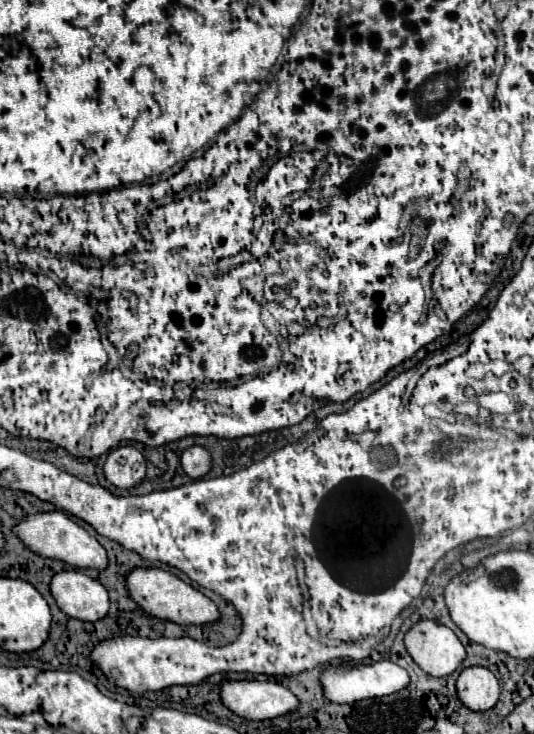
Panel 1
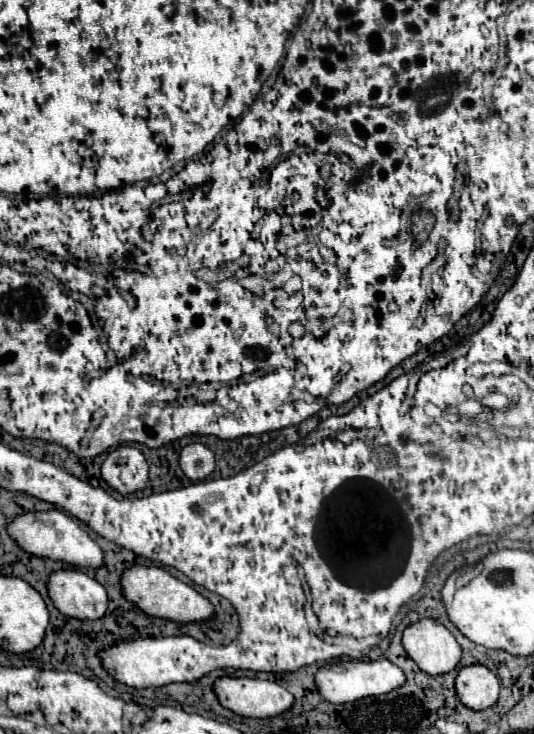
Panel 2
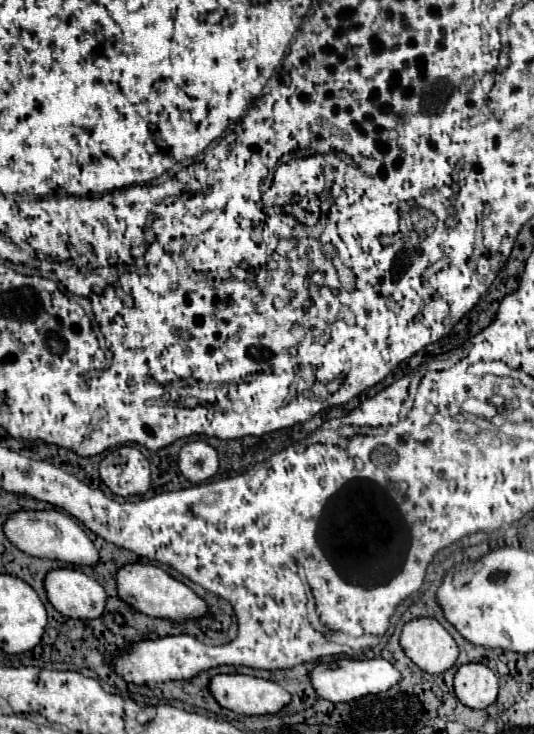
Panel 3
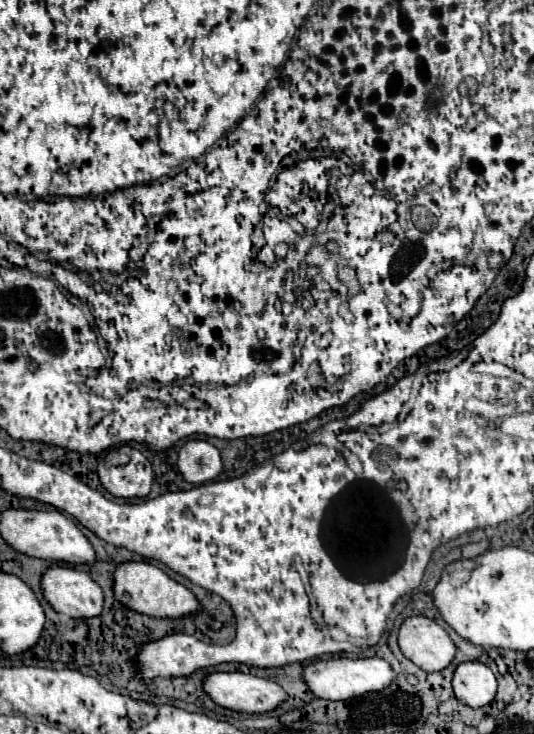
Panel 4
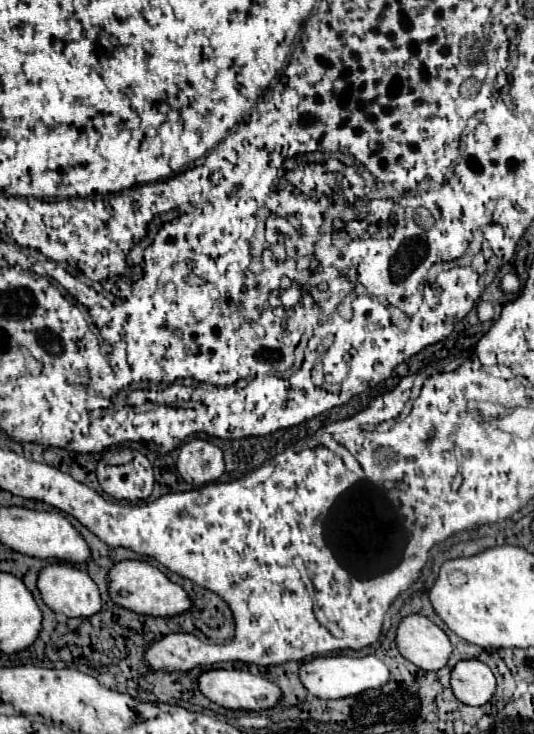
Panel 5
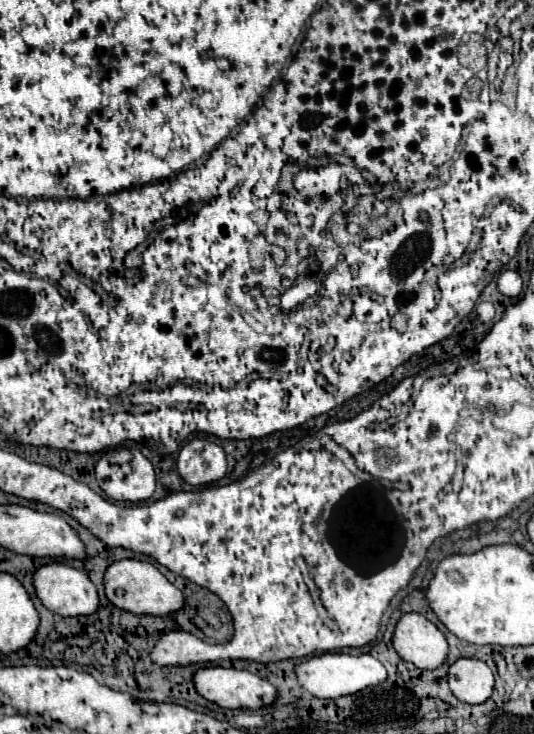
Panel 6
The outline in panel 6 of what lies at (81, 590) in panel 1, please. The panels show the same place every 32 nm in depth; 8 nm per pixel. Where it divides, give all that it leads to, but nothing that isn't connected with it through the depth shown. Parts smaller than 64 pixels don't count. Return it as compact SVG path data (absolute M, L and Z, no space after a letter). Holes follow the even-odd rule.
M50 562L40 566L34 572L34 588L40 602L54 614L60 616L82 616L92 614L98 608L98 594L96 586L88 580L88 576L82 570L76 570L64 562Z

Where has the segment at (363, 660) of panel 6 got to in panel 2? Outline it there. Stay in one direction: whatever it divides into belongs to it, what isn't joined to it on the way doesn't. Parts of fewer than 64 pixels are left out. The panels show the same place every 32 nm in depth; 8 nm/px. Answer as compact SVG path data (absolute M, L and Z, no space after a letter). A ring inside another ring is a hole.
M386 658L370 660L370 662L340 660L336 664L320 666L318 672L316 672L316 688L320 688L320 696L324 696L324 700L334 702L334 704L354 702L354 700L360 700L364 696L386 694L386 692L402 686L404 680L406 680L404 672L398 666L394 666L390 660L386 660Z

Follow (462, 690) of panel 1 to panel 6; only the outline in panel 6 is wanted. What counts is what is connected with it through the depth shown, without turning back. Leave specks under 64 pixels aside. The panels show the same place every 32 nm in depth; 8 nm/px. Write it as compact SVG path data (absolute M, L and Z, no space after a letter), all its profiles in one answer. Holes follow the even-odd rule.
M458 658L450 664L448 684L454 696L466 704L482 704L494 690L494 676L478 658Z

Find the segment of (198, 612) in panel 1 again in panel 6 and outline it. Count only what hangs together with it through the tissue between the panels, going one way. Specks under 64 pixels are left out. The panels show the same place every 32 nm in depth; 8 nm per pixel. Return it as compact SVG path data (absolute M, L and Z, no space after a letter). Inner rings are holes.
M118 560L110 564L104 574L104 592L106 592L106 598L116 608L132 614L164 616L184 606L182 592L174 584L170 584L150 562L142 562L142 560Z

